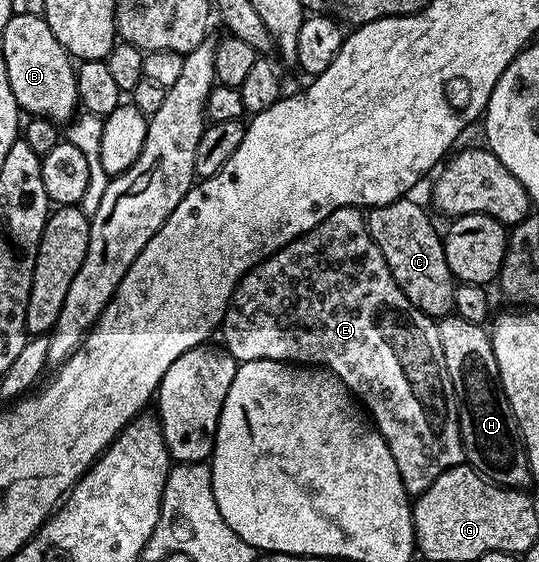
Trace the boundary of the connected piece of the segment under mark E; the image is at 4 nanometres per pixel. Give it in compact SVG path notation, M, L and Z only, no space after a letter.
M339 208L334 210L334 214L330 214L330 218L326 218L318 226L314 226L314 230L302 234L294 242L278 249L272 256L267 256L262 263L255 264L237 282L228 303L228 309L224 311L222 347L240 364L255 360L283 360L290 364L326 368L333 372L366 409L372 423L375 424L384 441L390 446L390 454L394 454L394 462L398 466L398 474L402 474L405 490L408 491L409 497L415 498L432 485L434 478L438 478L438 474L442 474L447 468L453 468L456 464L465 463L464 443L460 441L460 410L456 406L456 395L452 389L450 374L446 374L442 342L438 342L436 325L437 321L422 310L418 310L418 306L414 306L410 302L410 298L406 298L406 294L402 294L398 282L394 282L394 278L386 266L386 258L382 258L382 250L378 250L374 238L368 232L365 213L358 208Z

